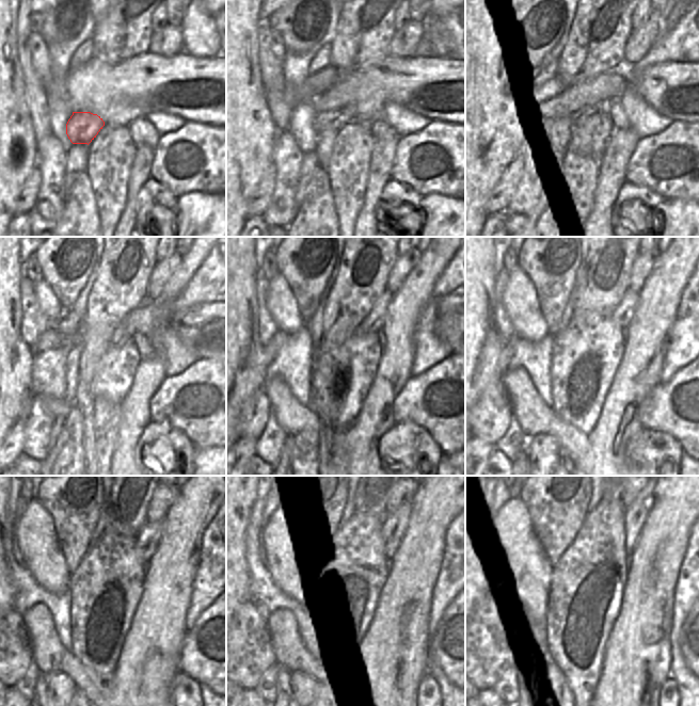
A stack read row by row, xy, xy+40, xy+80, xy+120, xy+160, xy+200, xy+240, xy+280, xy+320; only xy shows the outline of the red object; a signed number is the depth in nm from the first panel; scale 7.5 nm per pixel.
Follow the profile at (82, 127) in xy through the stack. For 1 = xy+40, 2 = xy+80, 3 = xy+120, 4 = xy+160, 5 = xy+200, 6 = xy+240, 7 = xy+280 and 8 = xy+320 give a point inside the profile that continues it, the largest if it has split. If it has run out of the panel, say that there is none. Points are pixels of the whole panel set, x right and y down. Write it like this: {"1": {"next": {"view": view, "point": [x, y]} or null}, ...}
{"1": {"next": {"view": "xy+40", "point": [332, 115]}}, "2": {"next": {"view": "xy+80", "point": [583, 99]}}, "3": {"next": {"view": "xy+120", "point": [142, 320]}}, "4": {"next": {"view": "xy+160", "point": [375, 322]}}, "5": {"next": {"view": "xy+200", "point": [622, 314]}}, "6": {"next": {"view": "xy+240", "point": [148, 538]}}, "7": {"next": {"view": "xy+280", "point": [394, 525]}}, "8": {"next": {"view": "xy+320", "point": [636, 513]}}}

